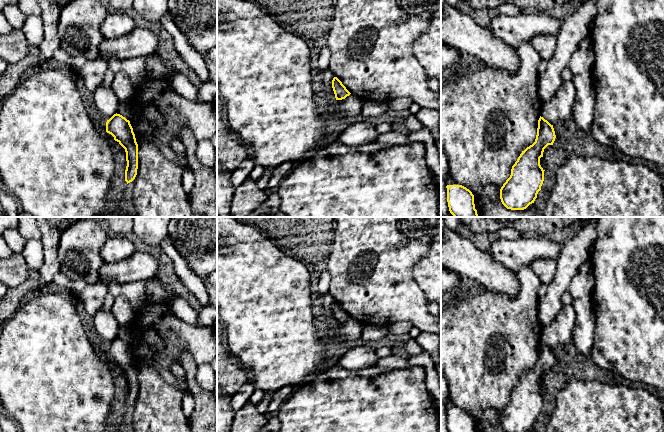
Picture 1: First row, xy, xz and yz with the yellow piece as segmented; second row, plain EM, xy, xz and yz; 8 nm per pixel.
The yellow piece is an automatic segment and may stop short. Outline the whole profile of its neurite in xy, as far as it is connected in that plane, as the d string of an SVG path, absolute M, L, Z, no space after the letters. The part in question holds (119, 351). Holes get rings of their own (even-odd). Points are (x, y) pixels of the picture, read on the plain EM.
M116 337L107 344L106 356L125 373L127 385L125 405L128 408L135 403L138 393L138 368L133 352L129 344Z

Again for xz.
M334 301L332 304L332 312L336 324L345 323L351 318L337 301Z

